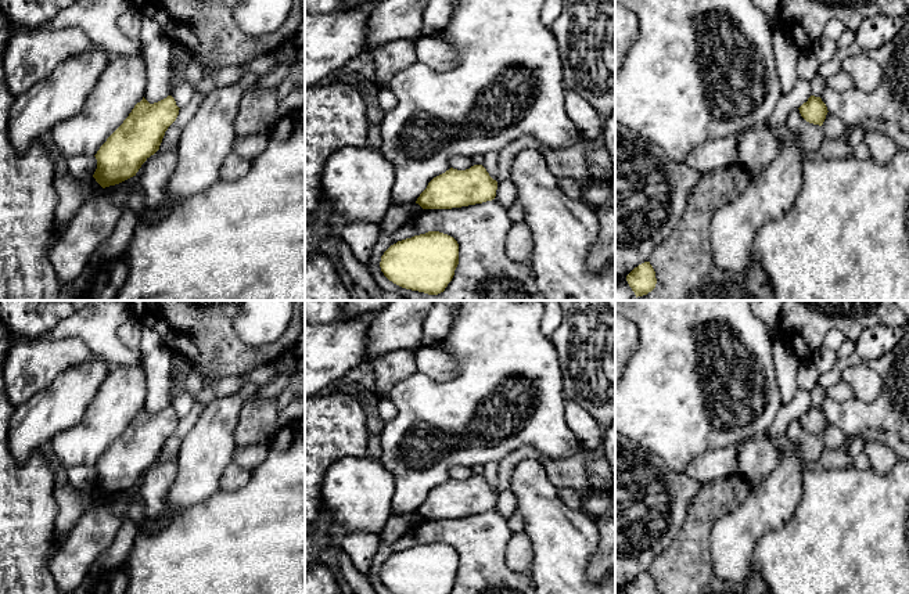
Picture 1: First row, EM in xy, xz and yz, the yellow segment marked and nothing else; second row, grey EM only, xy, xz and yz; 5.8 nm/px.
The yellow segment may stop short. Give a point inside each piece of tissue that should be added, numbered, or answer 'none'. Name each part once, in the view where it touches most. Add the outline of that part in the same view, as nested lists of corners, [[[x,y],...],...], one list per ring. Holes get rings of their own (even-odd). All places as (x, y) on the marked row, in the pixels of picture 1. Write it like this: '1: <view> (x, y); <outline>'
none

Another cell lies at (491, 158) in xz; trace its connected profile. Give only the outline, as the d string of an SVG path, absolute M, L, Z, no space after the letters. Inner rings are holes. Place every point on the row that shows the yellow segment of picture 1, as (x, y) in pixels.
M491 151L484 155L484 163L482 163L489 176L496 181L497 181L497 158L499 152Z

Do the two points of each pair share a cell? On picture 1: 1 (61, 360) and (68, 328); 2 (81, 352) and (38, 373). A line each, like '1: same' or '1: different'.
1: different
2: same

